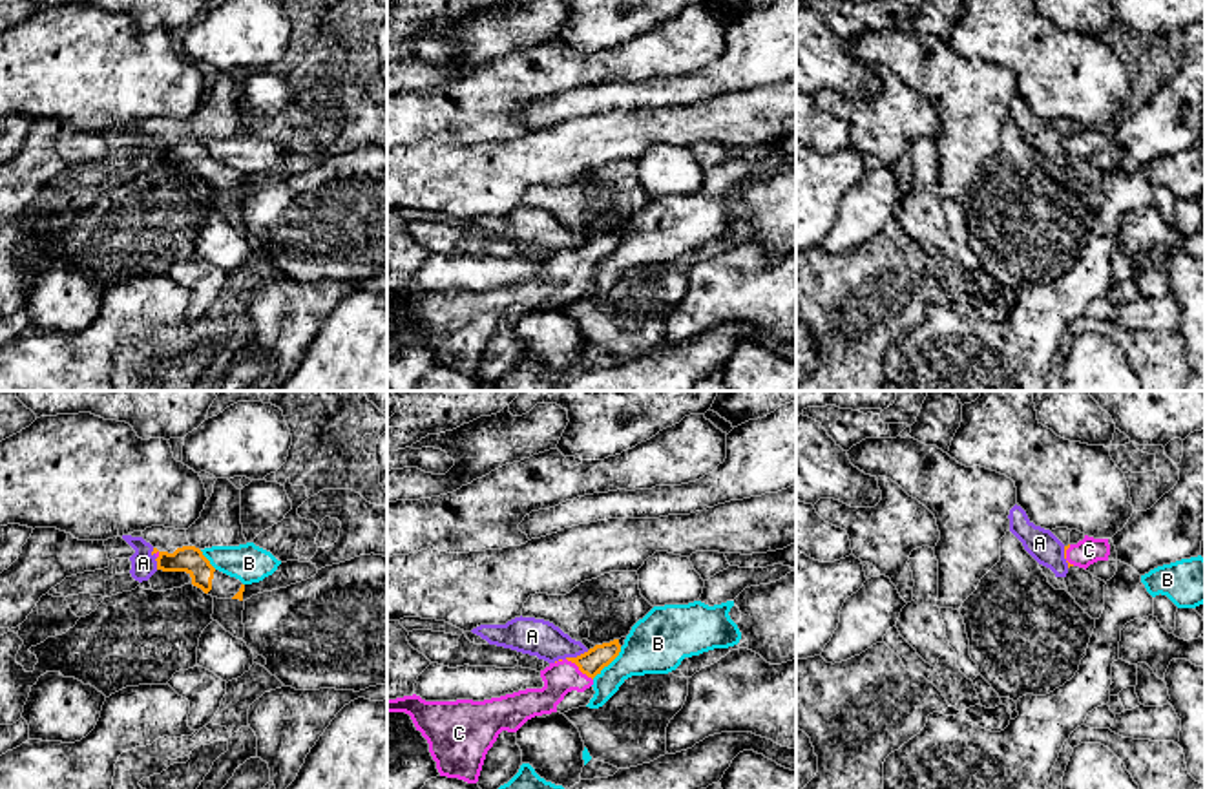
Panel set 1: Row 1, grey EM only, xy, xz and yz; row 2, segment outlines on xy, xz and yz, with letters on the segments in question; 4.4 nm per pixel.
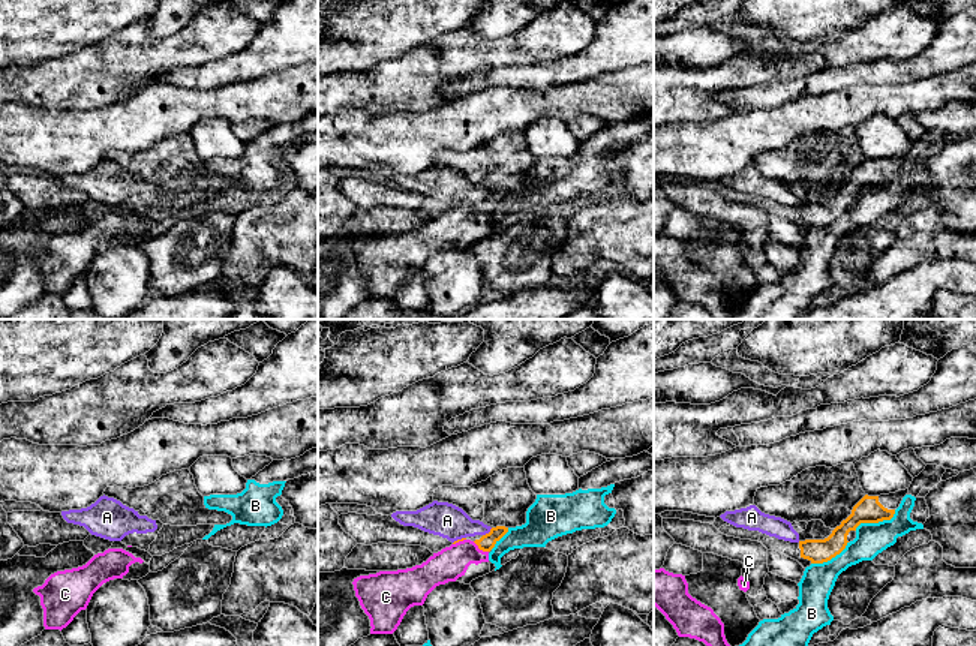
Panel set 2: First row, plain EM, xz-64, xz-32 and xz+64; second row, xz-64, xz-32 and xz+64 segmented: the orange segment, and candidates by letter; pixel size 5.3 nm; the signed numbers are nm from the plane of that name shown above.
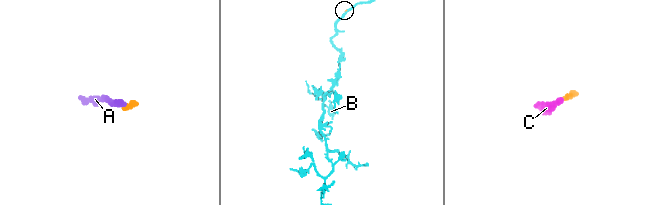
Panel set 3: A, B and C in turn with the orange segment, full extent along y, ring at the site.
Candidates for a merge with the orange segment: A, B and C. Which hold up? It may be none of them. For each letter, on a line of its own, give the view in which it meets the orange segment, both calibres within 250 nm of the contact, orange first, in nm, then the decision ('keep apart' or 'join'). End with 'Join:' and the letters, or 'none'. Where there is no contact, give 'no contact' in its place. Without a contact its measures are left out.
A: xz | 110/160 nm | keep apart
B: xz | 110/260 nm | keep apart
C: xz | 110/150 nm | join
Join: C

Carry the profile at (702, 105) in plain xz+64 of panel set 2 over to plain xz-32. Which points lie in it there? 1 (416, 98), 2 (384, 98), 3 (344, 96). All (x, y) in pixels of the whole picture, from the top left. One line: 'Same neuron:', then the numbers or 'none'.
Same neuron: 1, 2, 3

